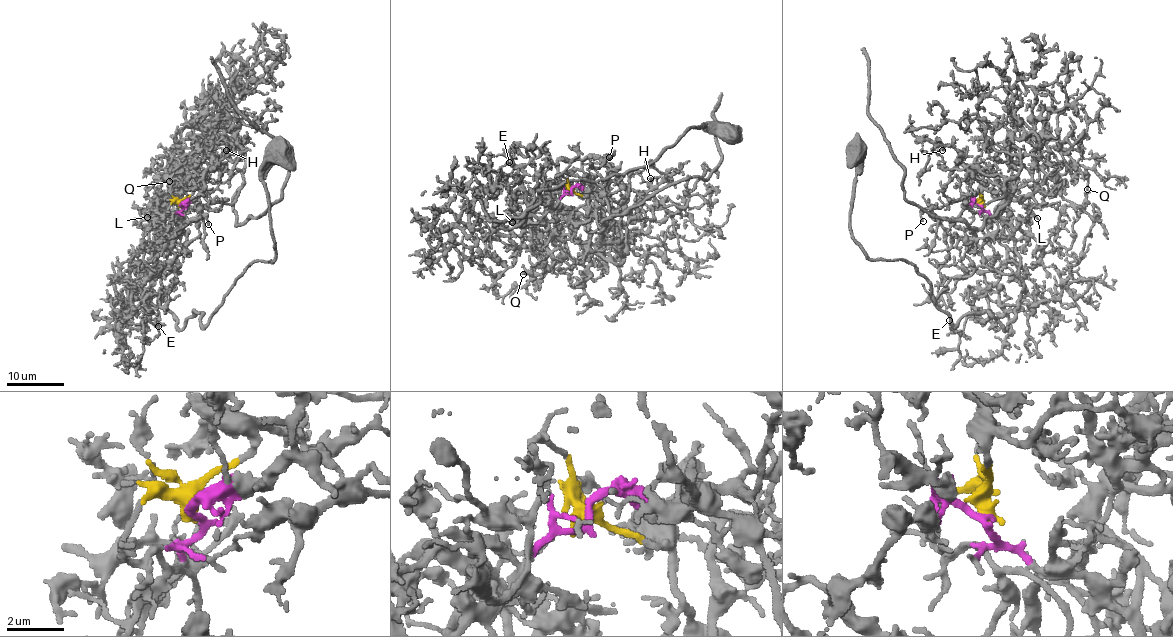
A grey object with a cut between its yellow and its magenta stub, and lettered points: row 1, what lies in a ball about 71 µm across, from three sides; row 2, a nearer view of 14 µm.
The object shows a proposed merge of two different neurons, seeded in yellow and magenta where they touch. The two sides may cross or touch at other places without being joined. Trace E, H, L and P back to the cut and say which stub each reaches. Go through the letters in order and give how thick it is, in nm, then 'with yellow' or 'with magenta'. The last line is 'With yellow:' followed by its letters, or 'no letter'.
E: 180 nm thick; with magenta
H: 120 nm thick; with yellow
L: 140 nm thick; with magenta
P: 170 nm thick; with yellow
With yellow: H, P

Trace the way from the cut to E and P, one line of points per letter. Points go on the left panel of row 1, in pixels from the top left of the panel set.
E: (182, 205), (167, 241), (180, 273), (147, 297), (158, 318), (142, 321), (143, 336), (158, 326)
P: (182, 205), (205, 181), (224, 182), (238, 171), (237, 199), (211, 203), (184, 223), (206, 216), (208, 225)

